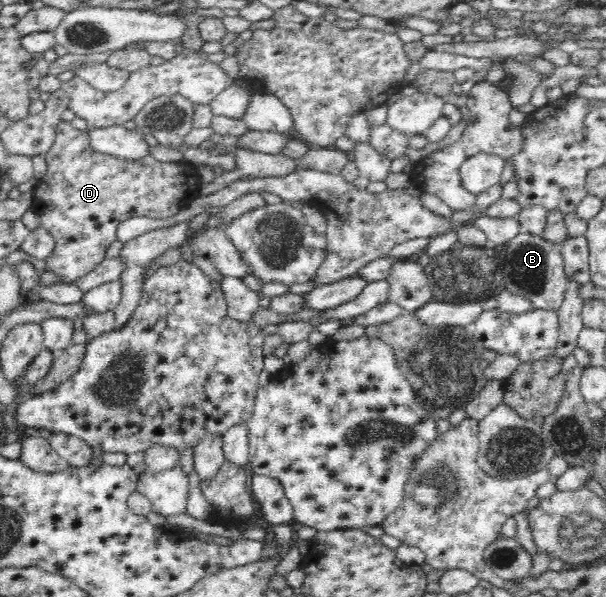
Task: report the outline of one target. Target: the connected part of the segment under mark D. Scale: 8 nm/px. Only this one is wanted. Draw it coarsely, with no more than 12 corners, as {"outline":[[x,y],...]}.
{"outline":[[55,127],[32,190],[56,241],[46,271],[76,284],[116,228],[200,195],[184,159],[124,162]]}

